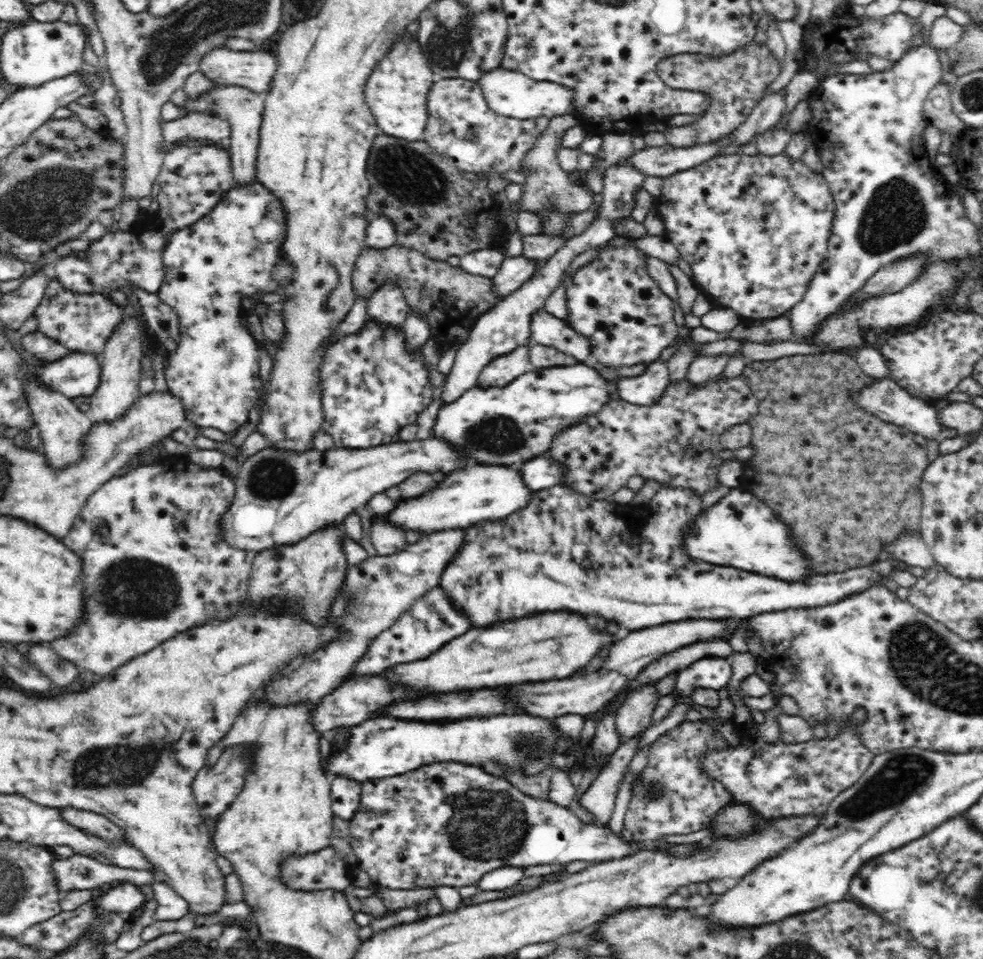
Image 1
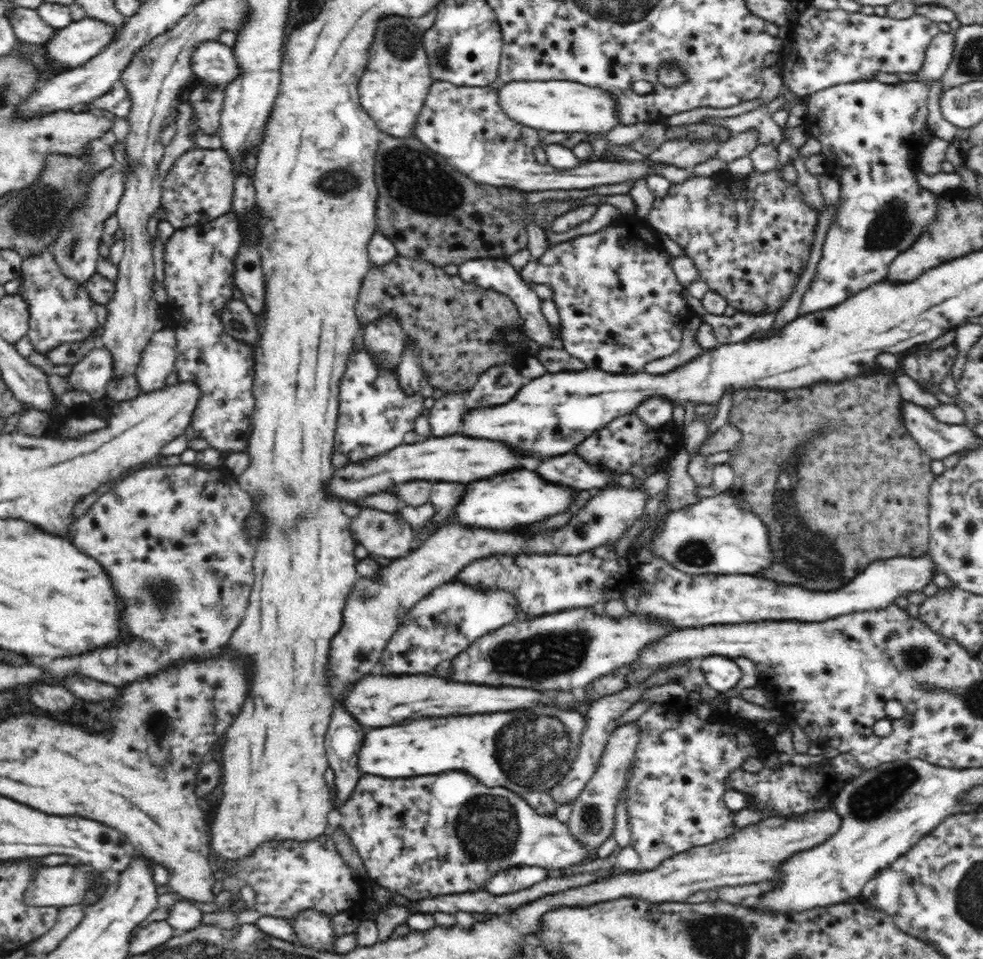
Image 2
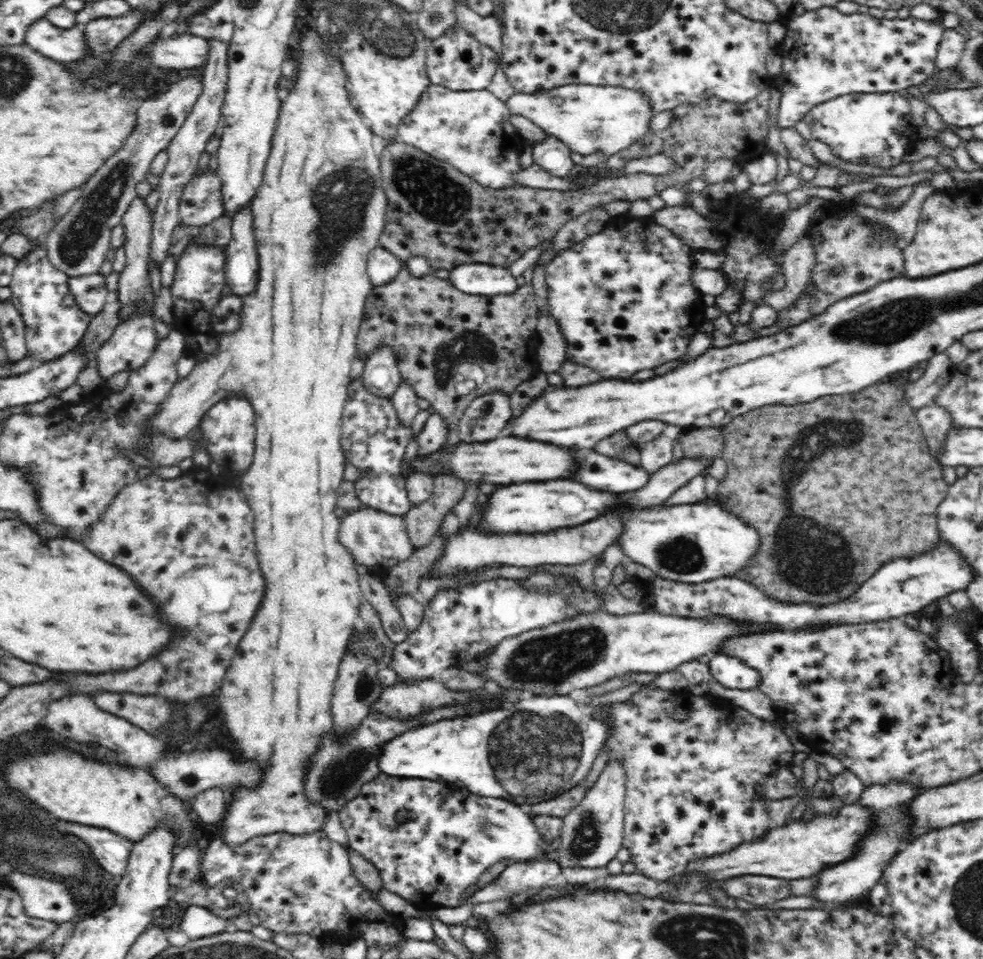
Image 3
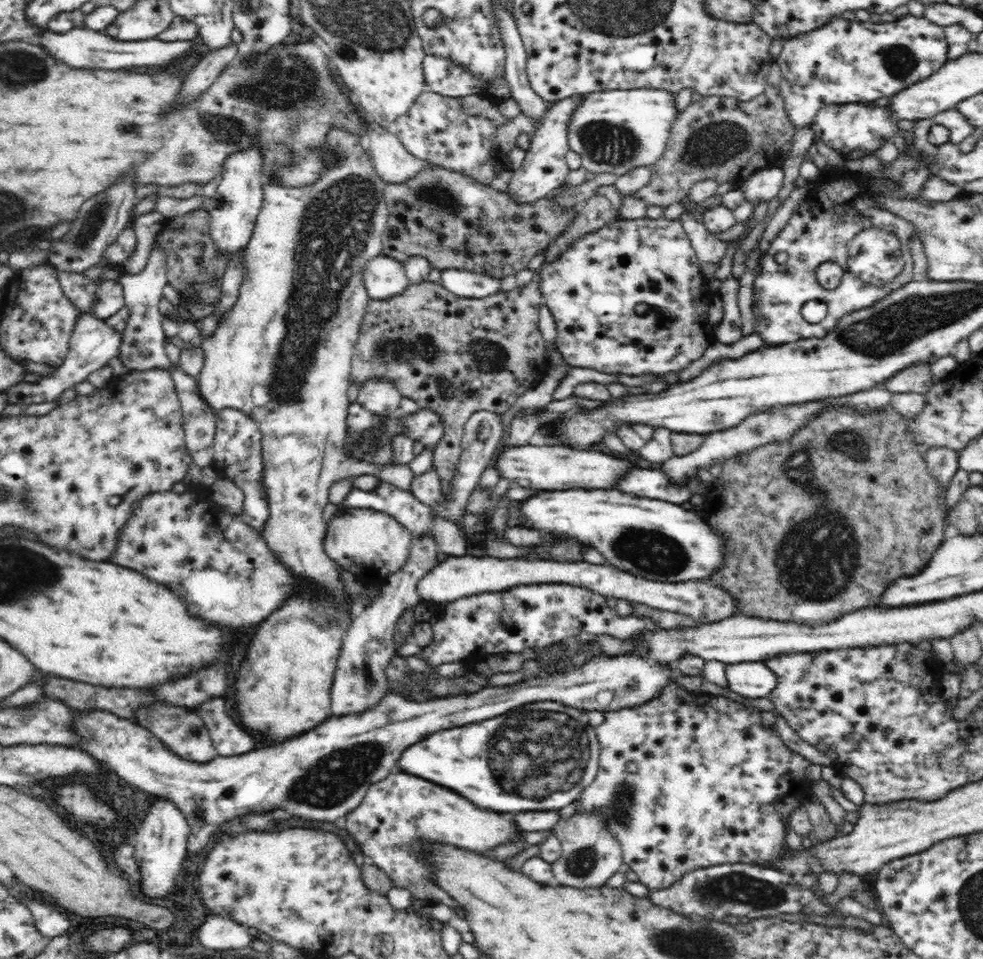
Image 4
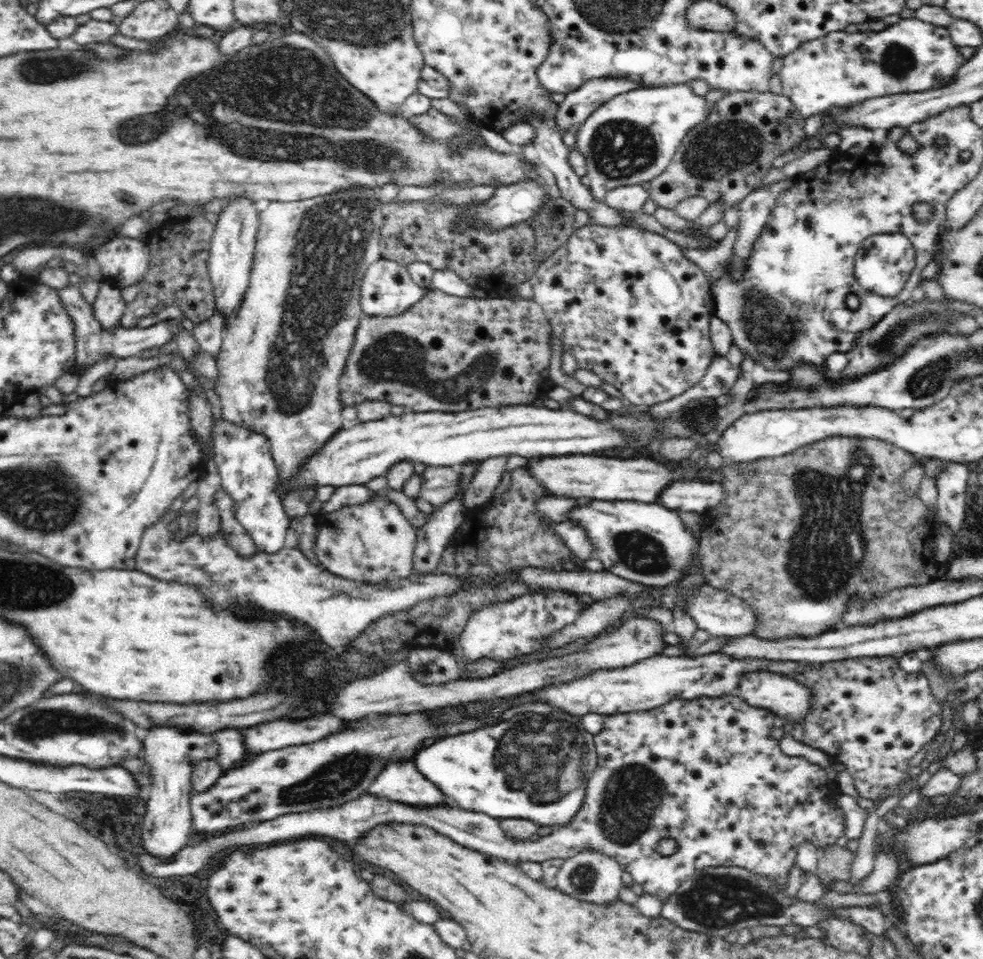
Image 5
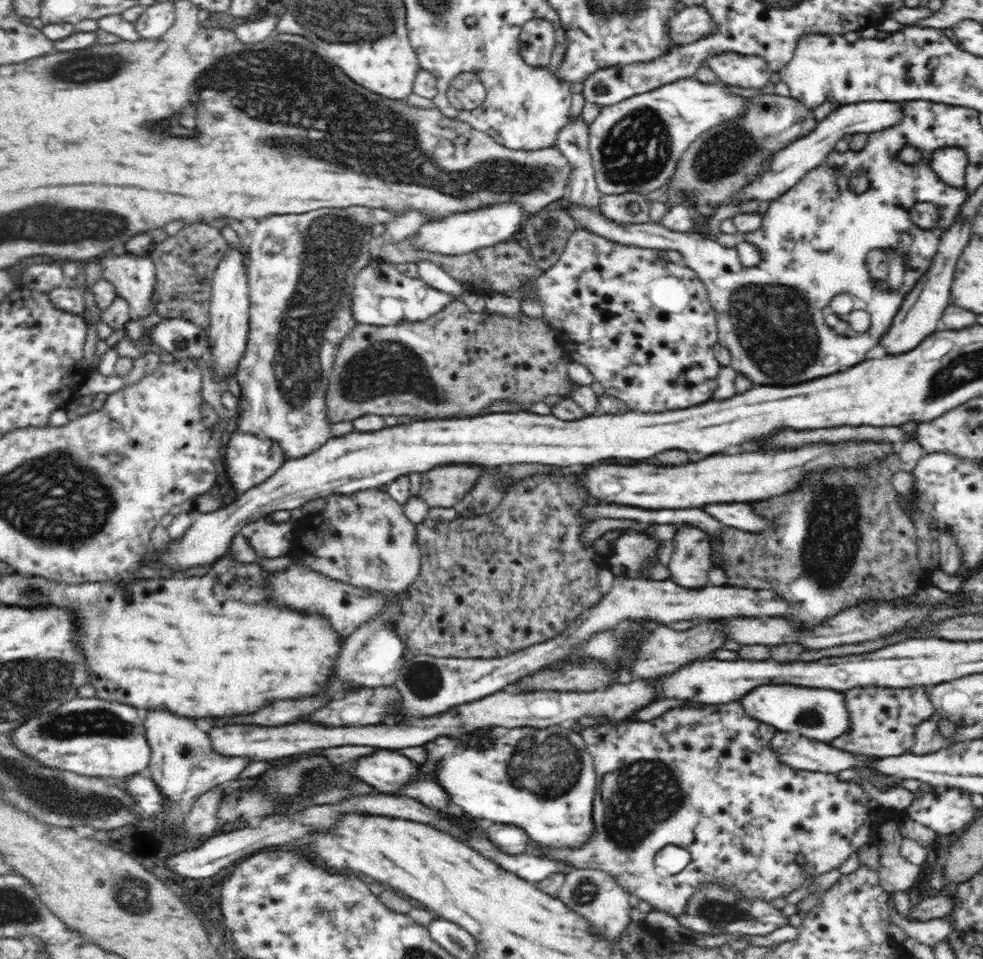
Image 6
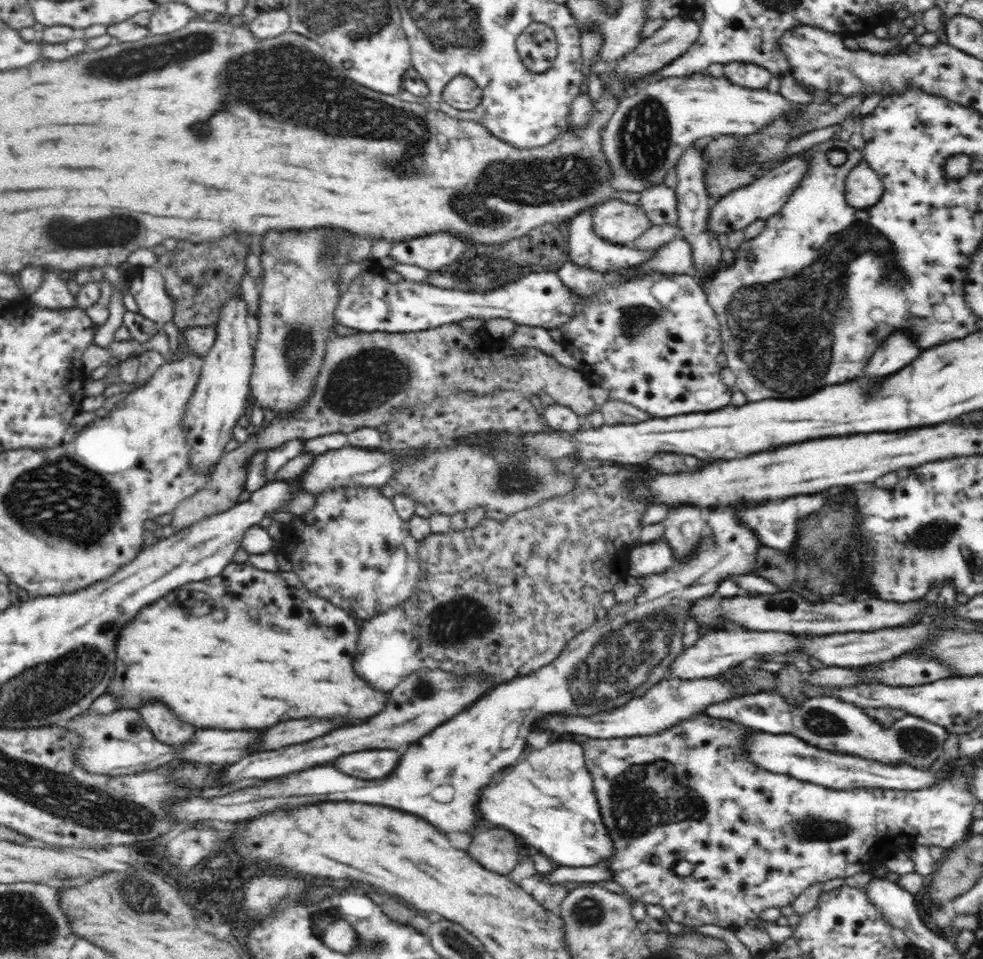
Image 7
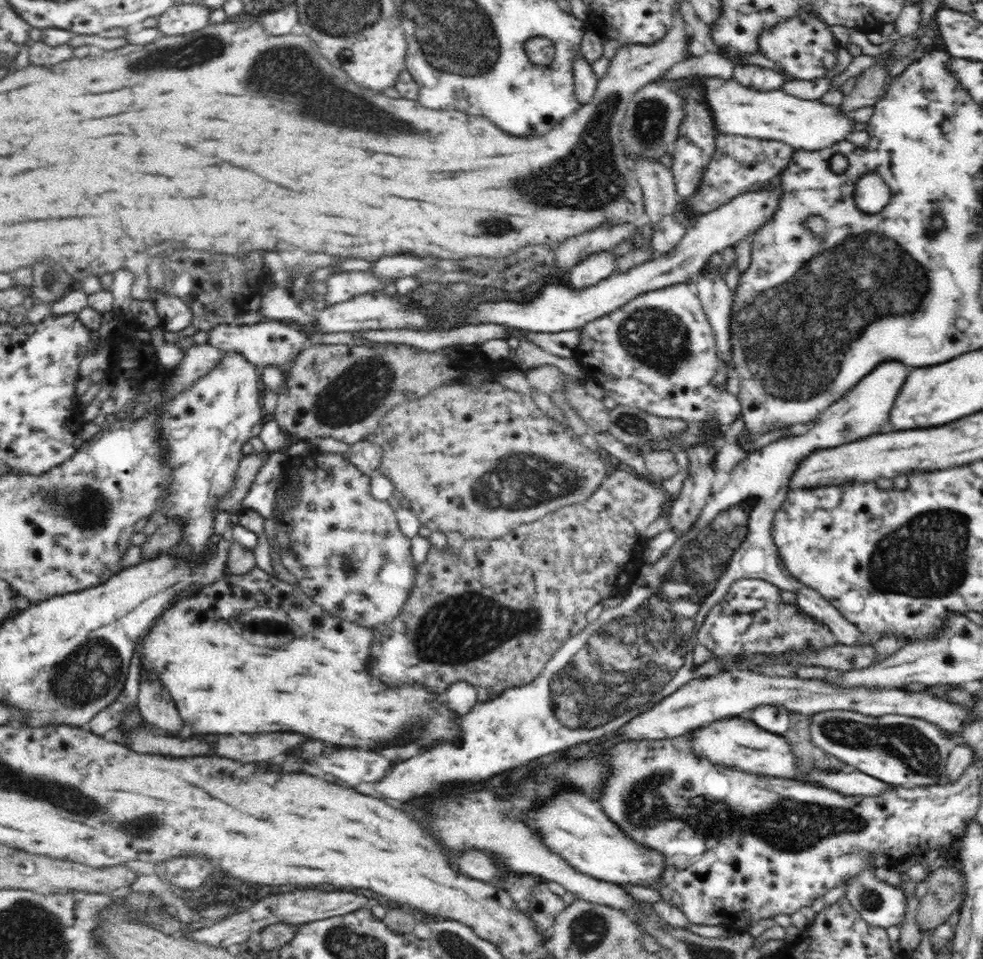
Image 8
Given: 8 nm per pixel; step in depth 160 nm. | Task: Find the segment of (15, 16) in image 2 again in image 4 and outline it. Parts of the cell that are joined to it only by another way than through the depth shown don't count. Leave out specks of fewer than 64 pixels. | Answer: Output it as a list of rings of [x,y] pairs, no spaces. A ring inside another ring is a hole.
[[[75,27],[66,33],[54,33],[45,29],[40,35],[40,45],[52,54],[54,58],[66,62],[68,66],[84,69],[134,69],[136,66],[168,66],[179,63],[186,52],[192,50],[194,38],[188,41],[164,42],[158,38],[140,41],[120,41],[104,33],[94,32],[90,29]]]

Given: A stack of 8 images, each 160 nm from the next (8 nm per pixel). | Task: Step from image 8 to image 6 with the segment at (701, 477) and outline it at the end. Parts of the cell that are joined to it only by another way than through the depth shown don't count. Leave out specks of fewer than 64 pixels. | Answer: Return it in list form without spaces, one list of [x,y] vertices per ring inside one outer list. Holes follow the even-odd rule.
[[[682,524],[673,537],[673,553],[668,563],[671,580],[686,588],[710,586],[708,572],[714,567],[711,556],[711,541],[702,529],[688,524]]]

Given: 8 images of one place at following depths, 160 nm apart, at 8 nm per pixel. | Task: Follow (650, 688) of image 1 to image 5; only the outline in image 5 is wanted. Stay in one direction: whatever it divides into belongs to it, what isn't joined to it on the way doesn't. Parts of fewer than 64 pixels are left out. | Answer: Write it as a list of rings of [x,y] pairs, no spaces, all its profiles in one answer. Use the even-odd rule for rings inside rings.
[[[585,849],[573,858],[567,859],[561,865],[556,878],[555,889],[570,896],[576,896],[576,900],[588,900],[594,904],[612,904],[619,900],[618,895],[623,887],[623,870],[620,869],[618,861],[604,853]]]

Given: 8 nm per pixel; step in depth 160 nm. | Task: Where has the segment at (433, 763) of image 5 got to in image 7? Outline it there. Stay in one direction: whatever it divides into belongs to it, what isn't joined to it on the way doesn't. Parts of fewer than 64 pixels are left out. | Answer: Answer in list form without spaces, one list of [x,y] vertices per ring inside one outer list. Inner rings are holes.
[[[559,739],[538,750],[528,744],[524,758],[520,756],[516,766],[504,770],[502,782],[482,790],[478,808],[486,820],[522,836],[527,844],[559,865],[592,867],[615,854],[580,744],[564,744]]]

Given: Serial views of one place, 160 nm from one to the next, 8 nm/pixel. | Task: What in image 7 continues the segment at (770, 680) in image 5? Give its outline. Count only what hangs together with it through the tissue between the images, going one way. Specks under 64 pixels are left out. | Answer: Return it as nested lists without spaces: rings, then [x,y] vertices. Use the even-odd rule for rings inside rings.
[[[776,691],[742,694],[720,704],[710,704],[704,714],[712,718],[727,718],[754,731],[794,734],[822,750],[859,756],[882,764],[907,764],[914,768],[930,768],[937,762],[949,734],[944,727],[914,715],[904,715],[891,727],[884,727],[863,709],[833,696],[814,696],[793,706]]]

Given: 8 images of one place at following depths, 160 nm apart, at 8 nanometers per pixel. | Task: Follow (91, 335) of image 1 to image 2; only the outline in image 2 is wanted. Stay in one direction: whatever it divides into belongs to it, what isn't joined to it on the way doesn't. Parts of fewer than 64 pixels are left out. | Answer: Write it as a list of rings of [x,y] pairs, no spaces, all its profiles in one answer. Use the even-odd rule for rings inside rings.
[[[49,249],[24,258],[19,277],[22,285],[17,295],[28,303],[30,313],[26,335],[38,354],[46,356],[46,352],[60,344],[83,341],[102,330],[107,308],[96,304],[83,284],[62,272]]]

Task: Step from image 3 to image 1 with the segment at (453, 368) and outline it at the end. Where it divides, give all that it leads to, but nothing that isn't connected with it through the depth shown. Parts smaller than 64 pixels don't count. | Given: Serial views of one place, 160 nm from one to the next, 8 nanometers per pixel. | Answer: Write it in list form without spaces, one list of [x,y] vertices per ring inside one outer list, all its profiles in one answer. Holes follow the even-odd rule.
[[[398,244],[380,249],[365,245],[352,270],[352,286],[356,297],[366,298],[369,301],[370,296],[376,292],[376,288],[380,288],[386,280],[403,290],[409,312],[423,316],[429,322],[431,336],[435,338],[442,350],[448,348],[450,344],[460,345],[466,342],[468,332],[472,324],[480,318],[480,314],[488,312],[496,302],[501,300],[492,289],[492,281],[485,276],[470,274],[460,266],[454,267],[447,261],[428,258],[421,251]],[[450,318],[462,318],[460,324],[464,322],[464,328],[460,330],[466,330],[466,332],[455,331],[454,336],[446,337],[446,332],[450,328]]]

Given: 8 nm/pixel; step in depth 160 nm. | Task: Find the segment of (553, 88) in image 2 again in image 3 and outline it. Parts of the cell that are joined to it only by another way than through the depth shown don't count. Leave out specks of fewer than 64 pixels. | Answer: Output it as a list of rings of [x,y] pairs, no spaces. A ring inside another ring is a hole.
[[[562,84],[558,88],[548,90],[548,92],[526,93],[515,91],[505,103],[511,114],[529,118],[548,135],[560,139],[571,151],[582,154],[582,156],[602,152],[604,156],[608,157],[624,150],[624,148],[628,148],[630,144],[644,138],[644,134],[650,129],[650,120],[654,118],[656,113],[650,105],[648,95],[644,95],[640,91],[608,85]]]

